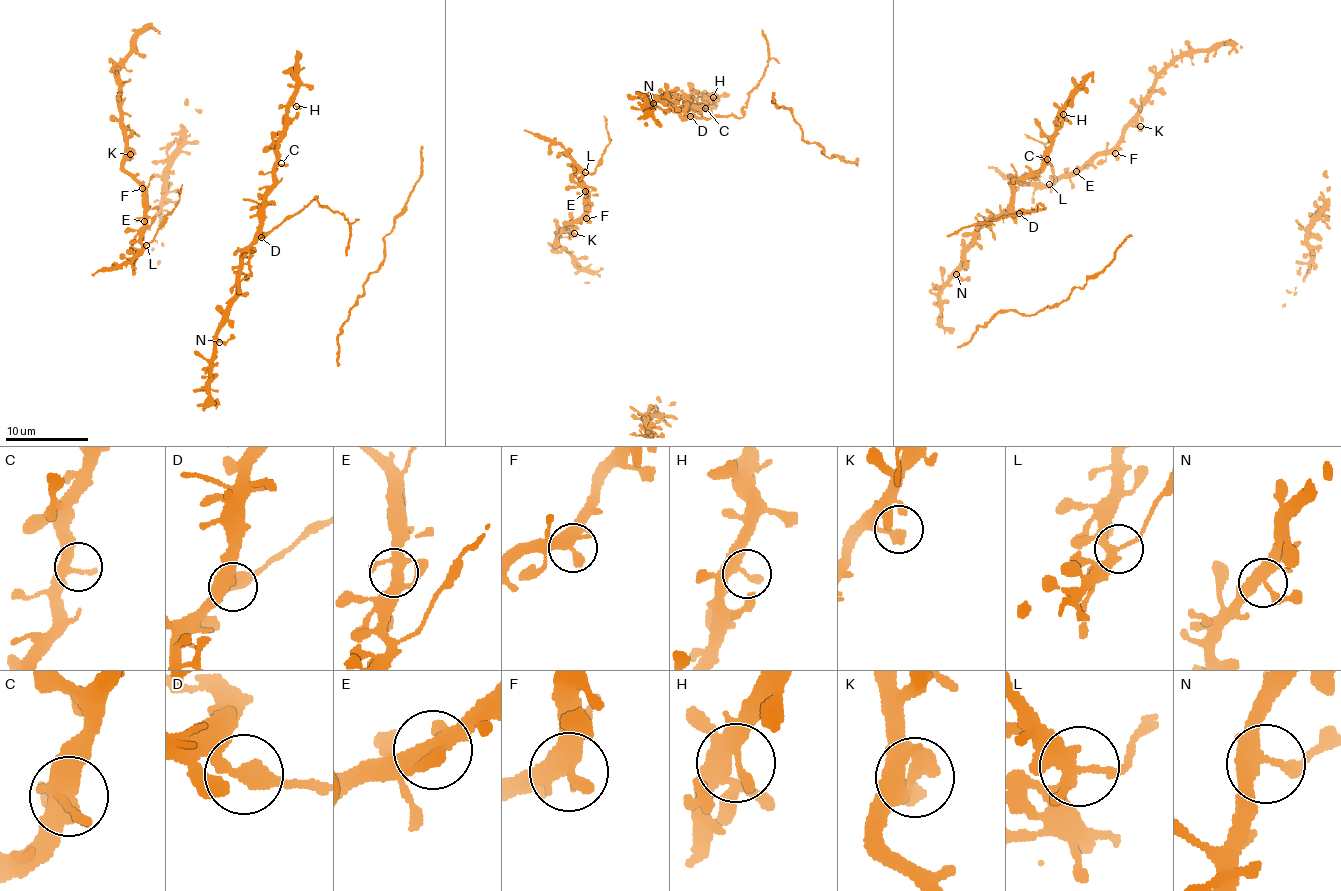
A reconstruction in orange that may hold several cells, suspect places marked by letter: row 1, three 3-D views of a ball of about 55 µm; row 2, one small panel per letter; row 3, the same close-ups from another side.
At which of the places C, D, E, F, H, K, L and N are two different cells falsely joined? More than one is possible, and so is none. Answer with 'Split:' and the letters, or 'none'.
Split: D, L

